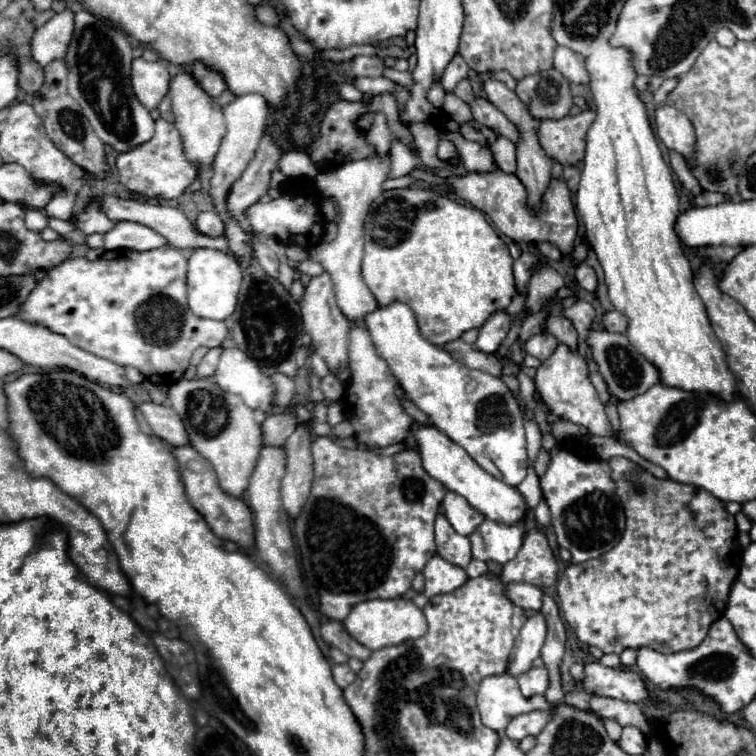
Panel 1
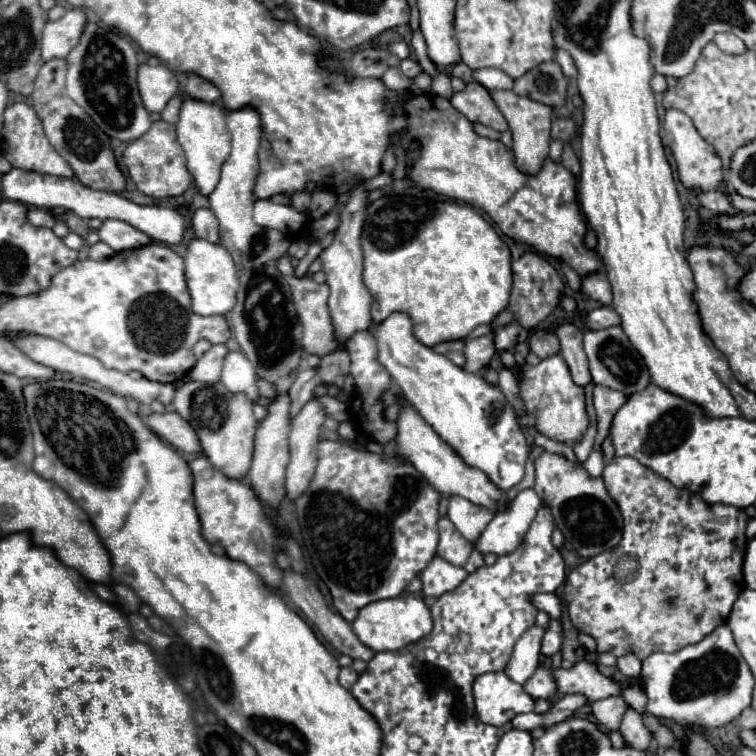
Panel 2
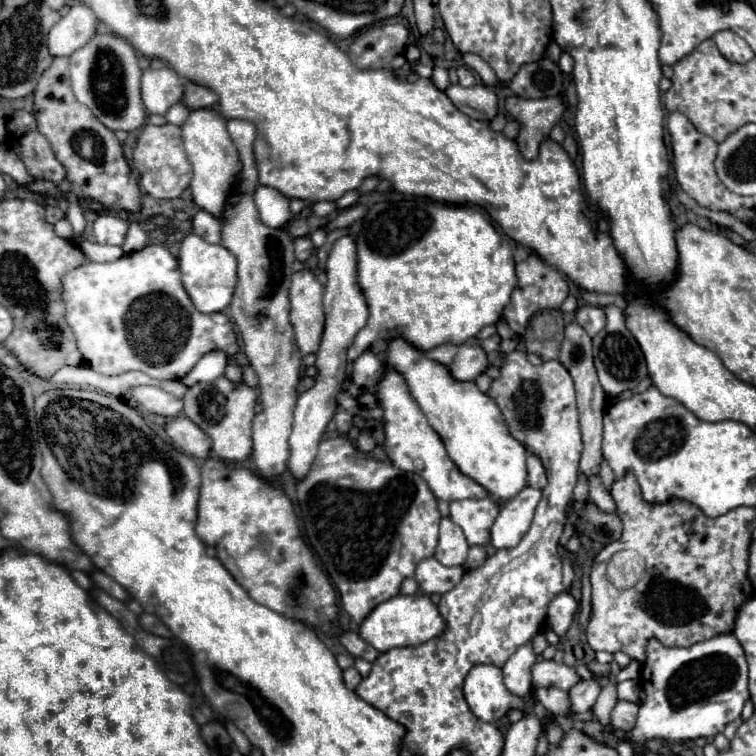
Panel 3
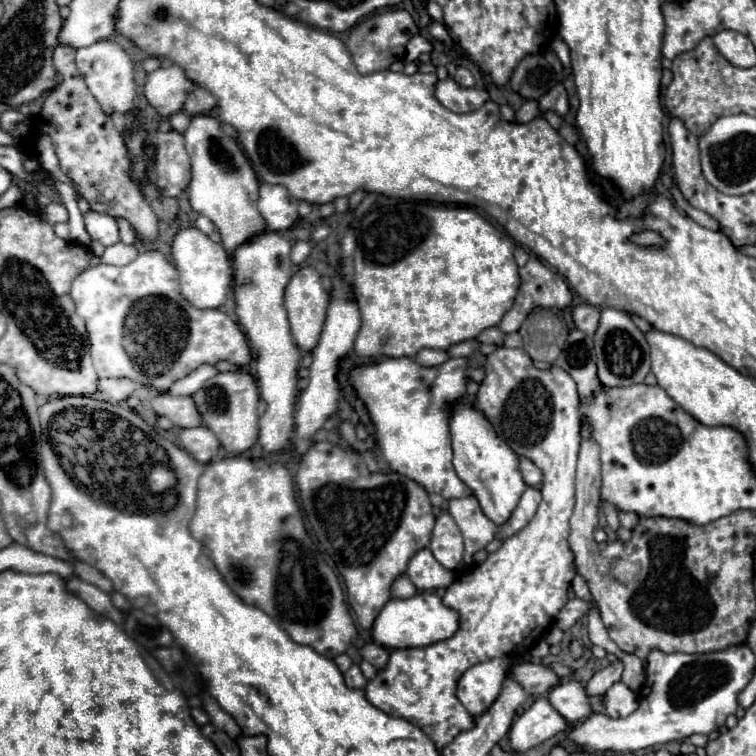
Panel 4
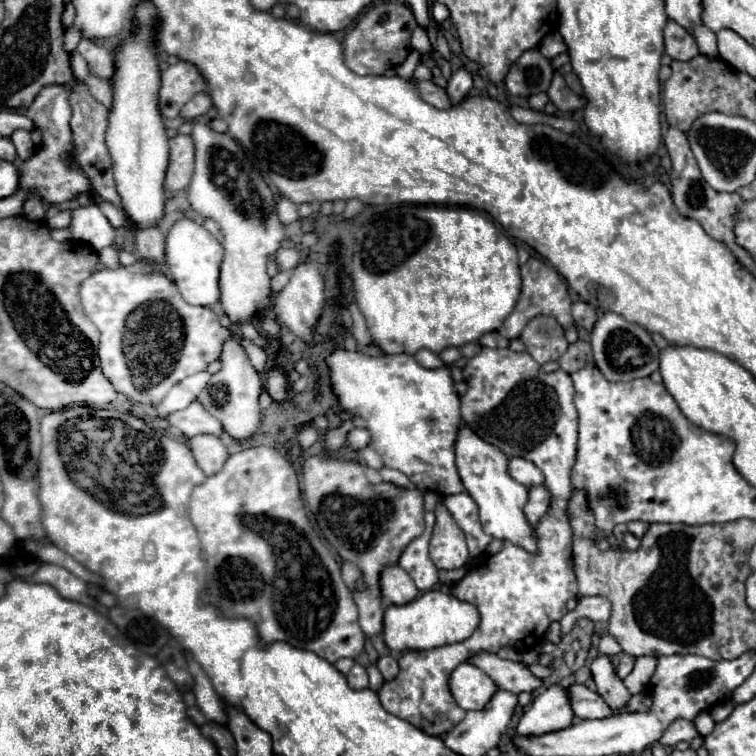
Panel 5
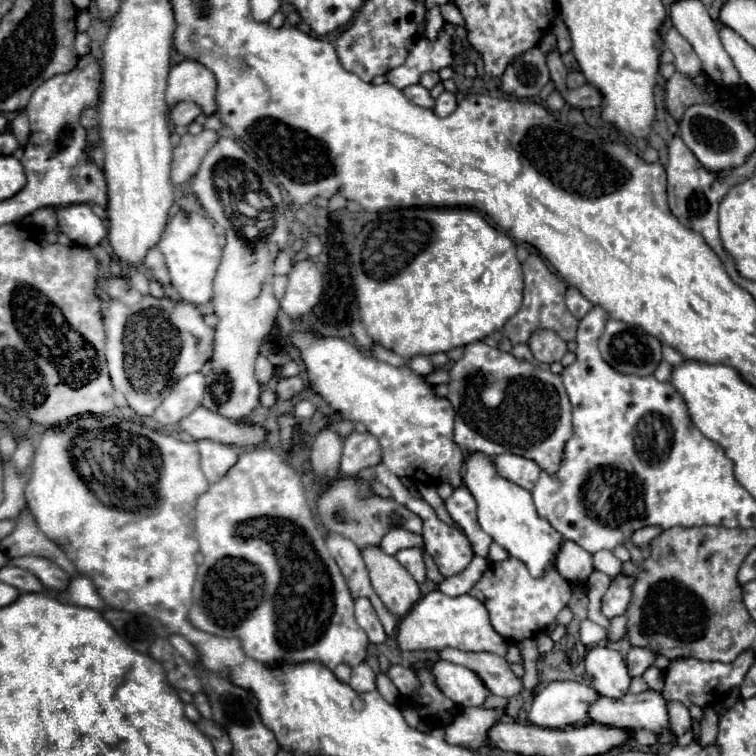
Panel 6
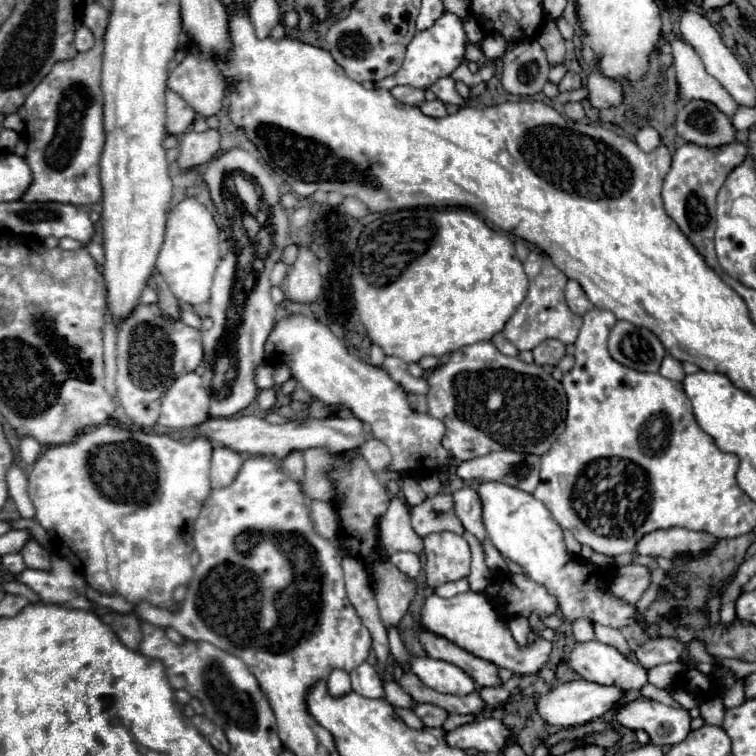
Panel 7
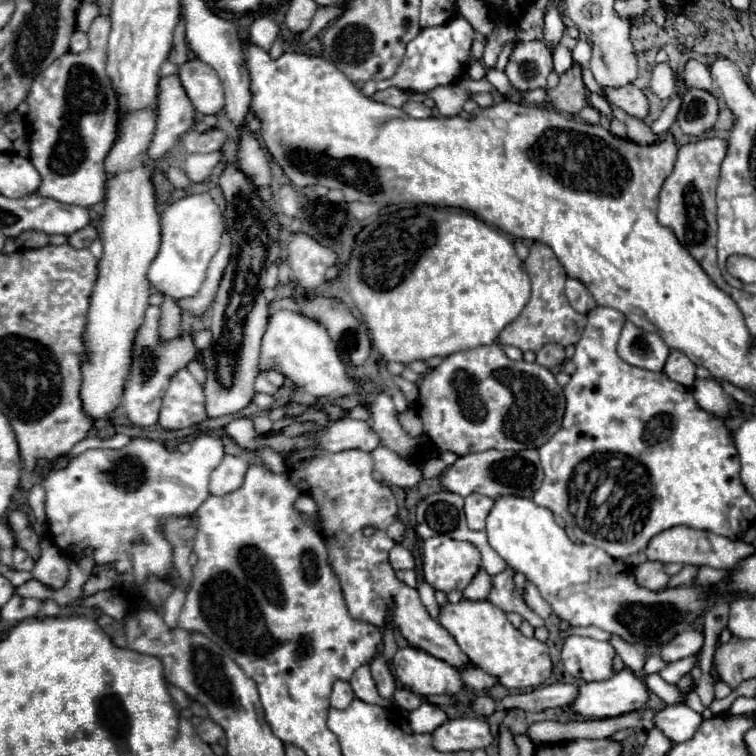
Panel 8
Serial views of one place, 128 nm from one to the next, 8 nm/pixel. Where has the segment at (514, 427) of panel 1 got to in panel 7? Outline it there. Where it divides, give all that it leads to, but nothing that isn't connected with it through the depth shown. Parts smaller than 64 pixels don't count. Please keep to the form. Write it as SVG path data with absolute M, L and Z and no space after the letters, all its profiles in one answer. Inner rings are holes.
M480 484L476 486L482 506L484 506L484 526L490 542L498 548L498 552L516 562L536 584L544 586L548 594L558 600L560 612L566 620L588 620L592 624L602 624L610 628L626 628L630 624L644 626L642 614L636 612L634 604L628 604L616 598L610 590L614 580L614 570L608 568L606 576L604 566L596 566L588 560L574 560L564 544L562 528L556 524L548 508L536 500L528 492L520 492L518 488L506 484ZM594 572L594 576L590 576Z

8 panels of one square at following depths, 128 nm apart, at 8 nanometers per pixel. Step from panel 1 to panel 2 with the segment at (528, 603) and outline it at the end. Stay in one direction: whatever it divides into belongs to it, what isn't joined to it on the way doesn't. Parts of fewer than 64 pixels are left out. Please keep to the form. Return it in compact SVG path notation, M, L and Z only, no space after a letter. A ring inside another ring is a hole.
M536 594L536 596L532 598L532 602L536 604L538 610L548 612L548 616L552 616L554 620L560 620L560 618L562 618L564 604L562 604L562 600L560 600L556 594Z

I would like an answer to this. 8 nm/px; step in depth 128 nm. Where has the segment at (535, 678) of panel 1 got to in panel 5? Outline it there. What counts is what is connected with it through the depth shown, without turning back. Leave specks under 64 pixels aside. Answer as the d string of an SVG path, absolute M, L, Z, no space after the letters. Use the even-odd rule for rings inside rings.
M574 684L568 688L568 694L570 694L570 700L572 700L572 710L578 718L592 718L592 720L598 720L598 718L608 718L614 714L614 710L592 690L588 690L586 686L582 684Z

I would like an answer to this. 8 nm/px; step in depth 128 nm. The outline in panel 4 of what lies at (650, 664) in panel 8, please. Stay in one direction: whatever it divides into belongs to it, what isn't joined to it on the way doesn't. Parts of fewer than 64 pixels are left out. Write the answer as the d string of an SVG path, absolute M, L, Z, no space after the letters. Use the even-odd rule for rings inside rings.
M624 682L612 684L606 690L604 700L606 700L606 714L612 718L624 718L638 708L636 694Z

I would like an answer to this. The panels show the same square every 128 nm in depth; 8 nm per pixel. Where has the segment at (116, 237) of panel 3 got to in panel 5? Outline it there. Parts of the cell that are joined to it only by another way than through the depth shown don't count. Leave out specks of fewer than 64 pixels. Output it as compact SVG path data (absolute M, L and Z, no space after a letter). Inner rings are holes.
M96 204L78 206L72 210L70 232L76 242L90 244L90 248L94 250L102 250L106 246L112 246L114 242L114 228L96 208Z

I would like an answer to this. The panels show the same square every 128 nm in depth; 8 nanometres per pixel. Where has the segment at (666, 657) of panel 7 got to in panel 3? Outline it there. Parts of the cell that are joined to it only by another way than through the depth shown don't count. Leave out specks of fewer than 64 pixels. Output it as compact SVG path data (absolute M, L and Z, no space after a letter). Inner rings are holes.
M590 678L590 680L580 680L572 690L570 690L570 700L572 700L572 712L588 712L598 694L600 694L602 686L598 678Z

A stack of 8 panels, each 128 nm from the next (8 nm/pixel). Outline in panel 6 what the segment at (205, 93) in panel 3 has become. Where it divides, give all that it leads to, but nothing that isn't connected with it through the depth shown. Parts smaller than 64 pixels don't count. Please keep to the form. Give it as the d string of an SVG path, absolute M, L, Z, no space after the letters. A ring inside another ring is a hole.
M178 102L178 104L174 104L174 108L170 112L170 120L172 120L174 126L188 126L188 124L192 124L196 120L198 114L202 114L198 104Z

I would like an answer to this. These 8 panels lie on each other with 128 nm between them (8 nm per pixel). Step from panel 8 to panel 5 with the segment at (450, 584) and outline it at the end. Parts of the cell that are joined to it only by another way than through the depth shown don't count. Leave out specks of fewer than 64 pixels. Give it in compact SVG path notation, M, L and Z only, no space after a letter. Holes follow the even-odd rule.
M366 446L364 450L360 450L360 458L364 460L364 464L366 466L370 466L370 468L376 468L376 470L380 470L384 464L382 464L382 458L376 454L376 450L372 448L372 446ZM444 504L436 506L436 524L430 540L430 558L436 568L456 570L468 562L466 538Z

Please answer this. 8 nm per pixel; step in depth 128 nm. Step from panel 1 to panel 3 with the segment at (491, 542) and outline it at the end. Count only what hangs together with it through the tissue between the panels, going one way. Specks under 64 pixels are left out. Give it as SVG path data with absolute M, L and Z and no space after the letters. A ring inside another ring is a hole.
M526 486L512 502L508 502L500 510L492 526L494 548L510 548L520 542L520 538L524 536L524 532L528 532L532 524L532 516L540 498L542 498L540 490Z

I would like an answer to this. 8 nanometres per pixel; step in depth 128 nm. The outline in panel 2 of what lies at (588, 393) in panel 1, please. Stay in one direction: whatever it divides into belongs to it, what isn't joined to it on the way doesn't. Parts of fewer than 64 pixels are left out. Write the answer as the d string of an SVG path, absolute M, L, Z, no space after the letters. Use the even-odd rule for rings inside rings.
M560 354L540 360L540 364L524 364L518 372L518 396L524 404L524 414L518 418L522 428L536 428L540 434L564 442L578 444L588 428L586 416L586 396L580 386L574 384L570 370Z

